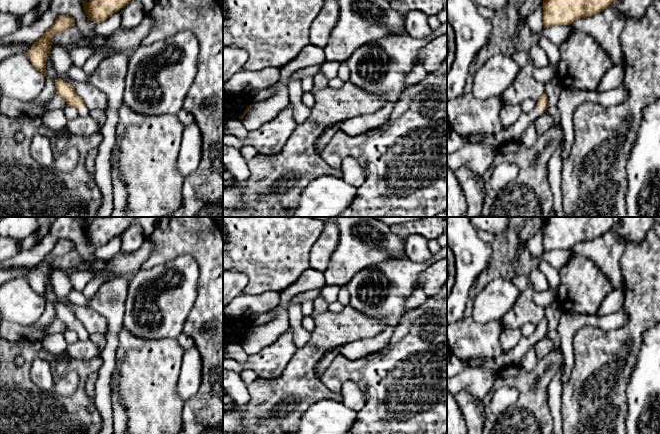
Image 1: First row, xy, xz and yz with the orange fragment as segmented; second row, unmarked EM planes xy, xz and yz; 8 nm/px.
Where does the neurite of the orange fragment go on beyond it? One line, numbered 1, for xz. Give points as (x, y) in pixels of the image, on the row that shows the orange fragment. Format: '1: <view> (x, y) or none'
1: none

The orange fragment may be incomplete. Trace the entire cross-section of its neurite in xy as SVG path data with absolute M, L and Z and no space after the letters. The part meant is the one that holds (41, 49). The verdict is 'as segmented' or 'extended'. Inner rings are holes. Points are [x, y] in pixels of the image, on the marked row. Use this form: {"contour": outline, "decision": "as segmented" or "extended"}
{"contour": "M59 15L55 20L54 24L32 45L31 49L27 52L27 56L31 64L42 74L46 76L47 82L48 77L46 74L46 62L48 56L51 54L51 46L53 45L53 37L56 33L63 32L75 26L75 19L69 15Z", "decision": "as segmented"}

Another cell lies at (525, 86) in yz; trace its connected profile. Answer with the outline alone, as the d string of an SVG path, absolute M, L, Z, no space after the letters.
M530 57L527 65L520 69L513 83L501 95L504 104L520 105L526 99L538 102L545 91L544 84L533 76L534 68L534 62Z

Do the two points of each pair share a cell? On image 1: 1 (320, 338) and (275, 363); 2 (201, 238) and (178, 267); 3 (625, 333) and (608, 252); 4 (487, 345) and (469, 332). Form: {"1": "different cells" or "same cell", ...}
{"1": "different cells", "2": "different cells", "3": "different cells", "4": "same cell"}

